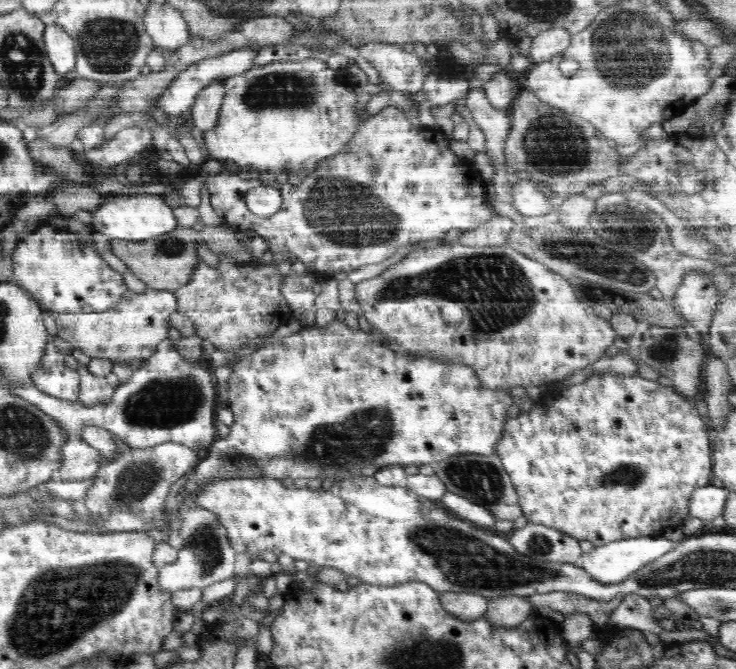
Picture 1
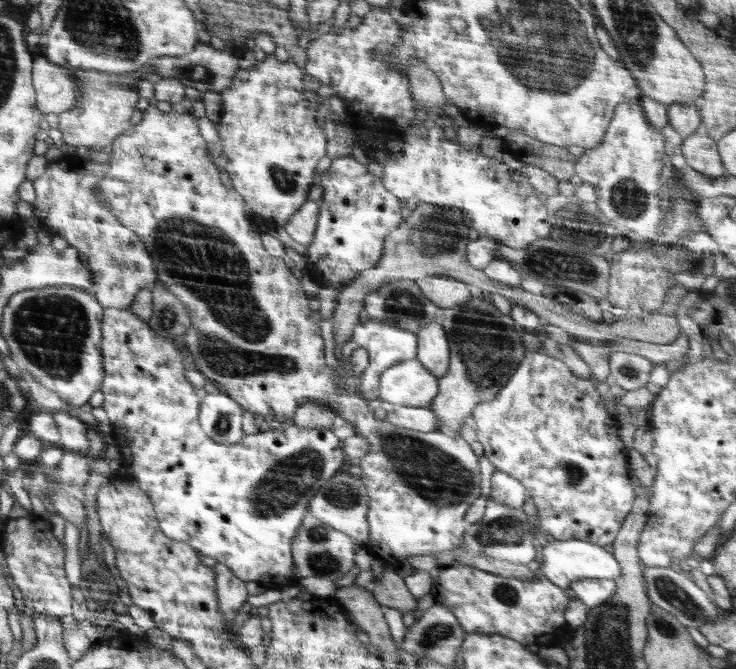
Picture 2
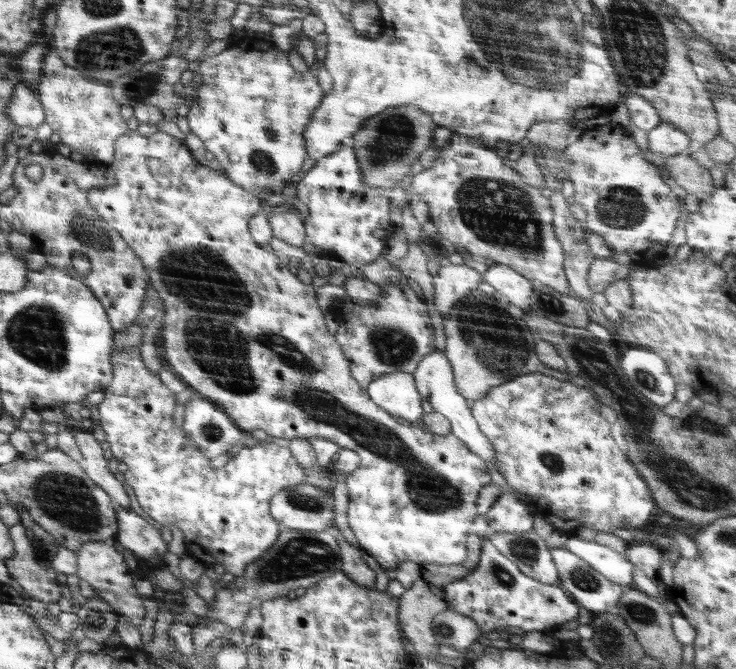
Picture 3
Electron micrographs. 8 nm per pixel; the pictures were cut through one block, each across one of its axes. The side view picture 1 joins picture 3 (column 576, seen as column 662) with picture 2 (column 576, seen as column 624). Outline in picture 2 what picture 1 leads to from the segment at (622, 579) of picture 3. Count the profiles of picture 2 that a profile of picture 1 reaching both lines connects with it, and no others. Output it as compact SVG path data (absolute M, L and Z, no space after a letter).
M570 539L550 542L542 548L542 565L538 568L546 579L553 582L561 589L570 587L570 583L580 579L612 579L621 575L621 568L616 557L596 544L590 544L586 540Z

